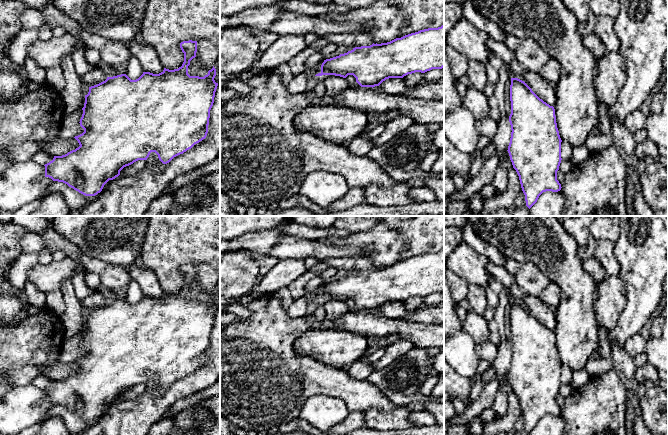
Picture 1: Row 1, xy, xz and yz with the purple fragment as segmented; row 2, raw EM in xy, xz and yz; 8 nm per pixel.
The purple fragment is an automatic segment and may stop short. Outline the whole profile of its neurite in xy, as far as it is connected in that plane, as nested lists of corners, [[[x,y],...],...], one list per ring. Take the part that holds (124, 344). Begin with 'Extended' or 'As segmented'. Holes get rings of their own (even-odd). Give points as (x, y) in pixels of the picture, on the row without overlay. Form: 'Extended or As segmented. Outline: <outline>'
As segmented. Outline: [[[183,265],[180,272],[184,277],[184,286],[174,294],[164,292],[159,298],[143,296],[136,304],[131,304],[126,298],[107,303],[89,311],[85,319],[85,327],[80,350],[84,356],[74,362],[79,371],[62,380],[54,380],[45,388],[45,401],[53,405],[63,406],[85,420],[95,420],[104,409],[120,399],[120,395],[138,384],[147,384],[151,376],[158,379],[163,388],[169,387],[174,381],[183,378],[195,368],[206,362],[210,342],[210,334],[214,327],[218,307],[215,306],[216,293],[208,295],[204,301],[190,300],[188,290],[196,281],[197,265]]]

